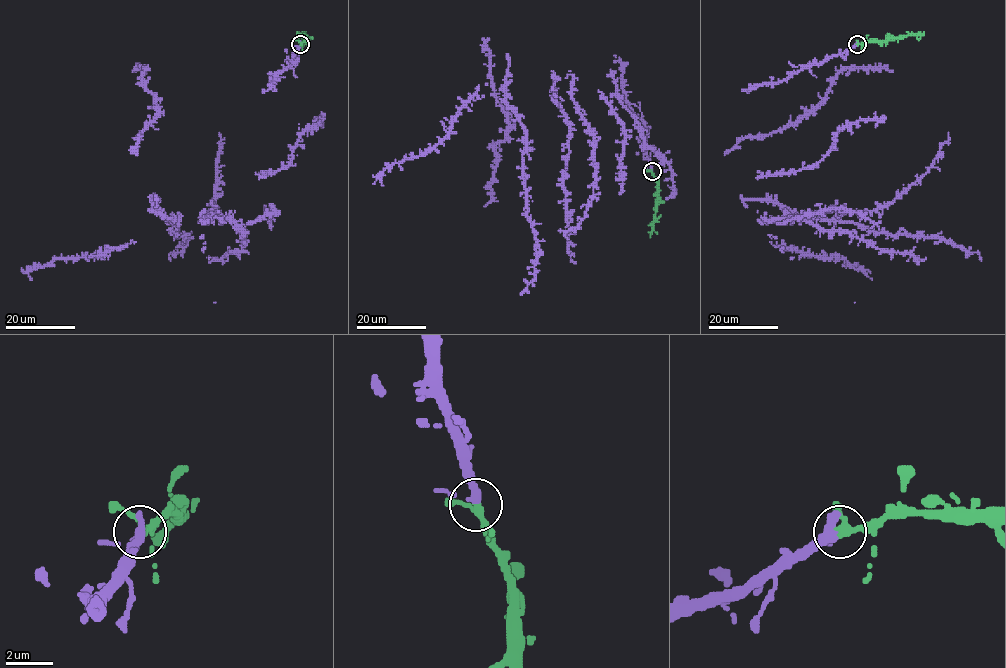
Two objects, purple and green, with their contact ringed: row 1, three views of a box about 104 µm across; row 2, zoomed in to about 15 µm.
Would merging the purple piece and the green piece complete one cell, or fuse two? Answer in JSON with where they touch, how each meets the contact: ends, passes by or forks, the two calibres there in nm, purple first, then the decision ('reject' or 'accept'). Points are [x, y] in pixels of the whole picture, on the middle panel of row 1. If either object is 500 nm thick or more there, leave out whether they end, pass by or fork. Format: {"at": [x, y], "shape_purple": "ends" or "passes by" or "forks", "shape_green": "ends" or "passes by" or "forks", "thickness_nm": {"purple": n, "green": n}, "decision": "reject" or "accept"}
{"at": [652, 171], "shape_purple": "passes by", "shape_green": "passes by", "thickness_nm": {"purple": 360, "green": 280}, "decision": "accept"}

